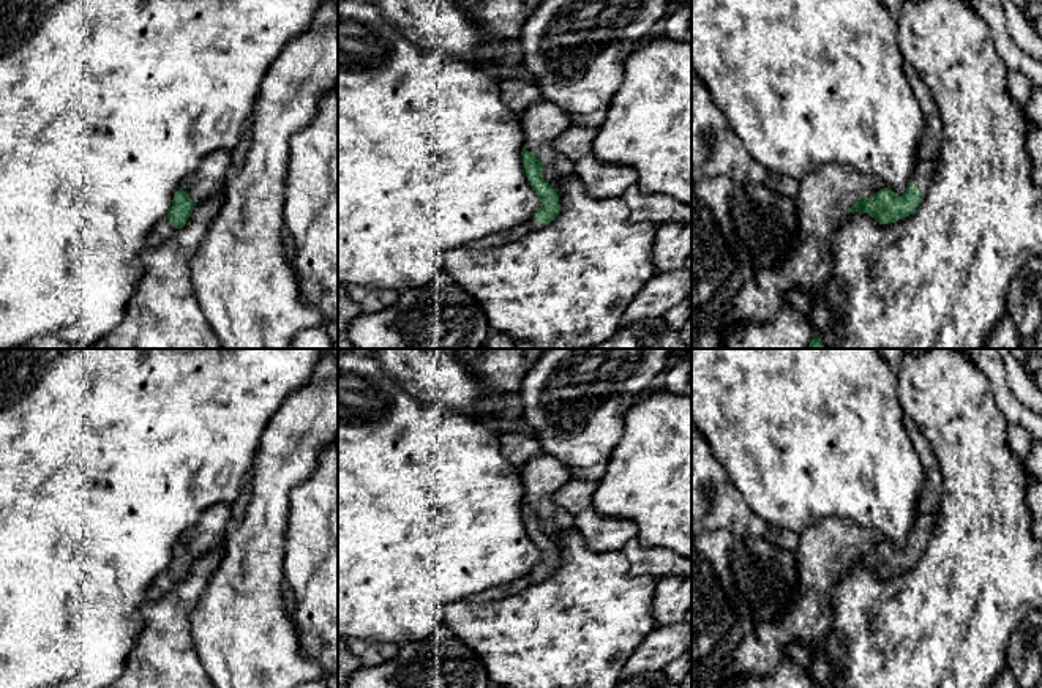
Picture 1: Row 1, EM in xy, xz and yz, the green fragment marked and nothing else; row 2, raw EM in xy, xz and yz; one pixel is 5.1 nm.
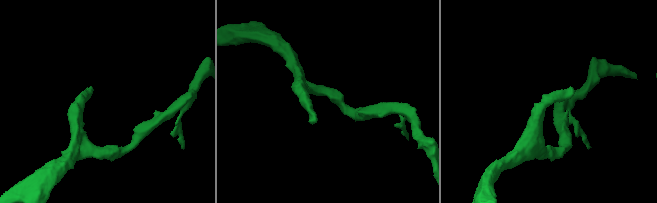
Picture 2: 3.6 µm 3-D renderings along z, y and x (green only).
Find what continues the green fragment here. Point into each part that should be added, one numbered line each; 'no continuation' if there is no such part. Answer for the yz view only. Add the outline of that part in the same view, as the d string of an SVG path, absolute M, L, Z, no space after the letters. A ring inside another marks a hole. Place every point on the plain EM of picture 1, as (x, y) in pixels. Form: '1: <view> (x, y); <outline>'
1: yz (922, 527); M936 513L920 514L917 518L917 521L914 522L914 525L911 527L911 537L919 541L922 549L927 548L930 533L933 530L936 521L938 521L938 514Z

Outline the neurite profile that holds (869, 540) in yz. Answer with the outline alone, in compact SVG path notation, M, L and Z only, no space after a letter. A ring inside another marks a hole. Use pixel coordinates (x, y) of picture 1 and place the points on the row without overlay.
M829 518L823 519L799 533L797 559L797 590L783 614L774 622L758 623L752 630L740 633L731 644L731 663L723 675L706 685L693 688L723 688L733 675L767 675L772 674L782 660L786 658L785 647L791 644L816 645L824 641L834 623L832 592L840 578L846 573L848 563L860 549L871 552L886 541L881 532L864 532L853 521Z

